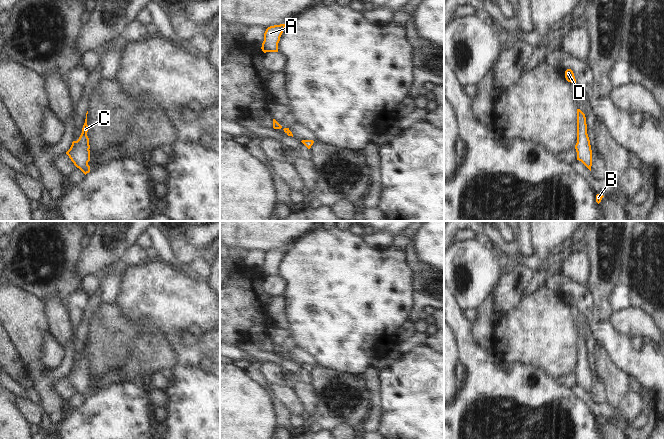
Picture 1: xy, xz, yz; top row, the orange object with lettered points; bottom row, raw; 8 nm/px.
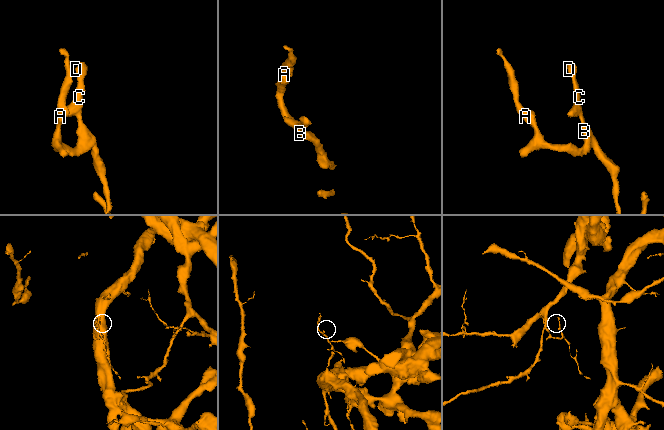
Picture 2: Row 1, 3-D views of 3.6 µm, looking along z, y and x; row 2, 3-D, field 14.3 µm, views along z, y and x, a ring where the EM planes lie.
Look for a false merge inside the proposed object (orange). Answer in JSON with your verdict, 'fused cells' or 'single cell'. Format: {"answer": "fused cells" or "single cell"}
{"answer": "single cell"}

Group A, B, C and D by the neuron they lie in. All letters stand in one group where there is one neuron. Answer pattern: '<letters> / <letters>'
A B C D

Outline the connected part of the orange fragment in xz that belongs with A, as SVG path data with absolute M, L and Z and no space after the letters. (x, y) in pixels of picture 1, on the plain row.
M286 248L270 250L264 257L264 265L262 267L262 275L266 276L278 276L278 267L280 261L286 251Z

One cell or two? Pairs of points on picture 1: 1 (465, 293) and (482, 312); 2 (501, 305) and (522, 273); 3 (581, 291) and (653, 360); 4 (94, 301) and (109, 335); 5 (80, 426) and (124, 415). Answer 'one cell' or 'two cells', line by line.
1: two cells
2: one cell
3: one cell
4: two cells
5: one cell

